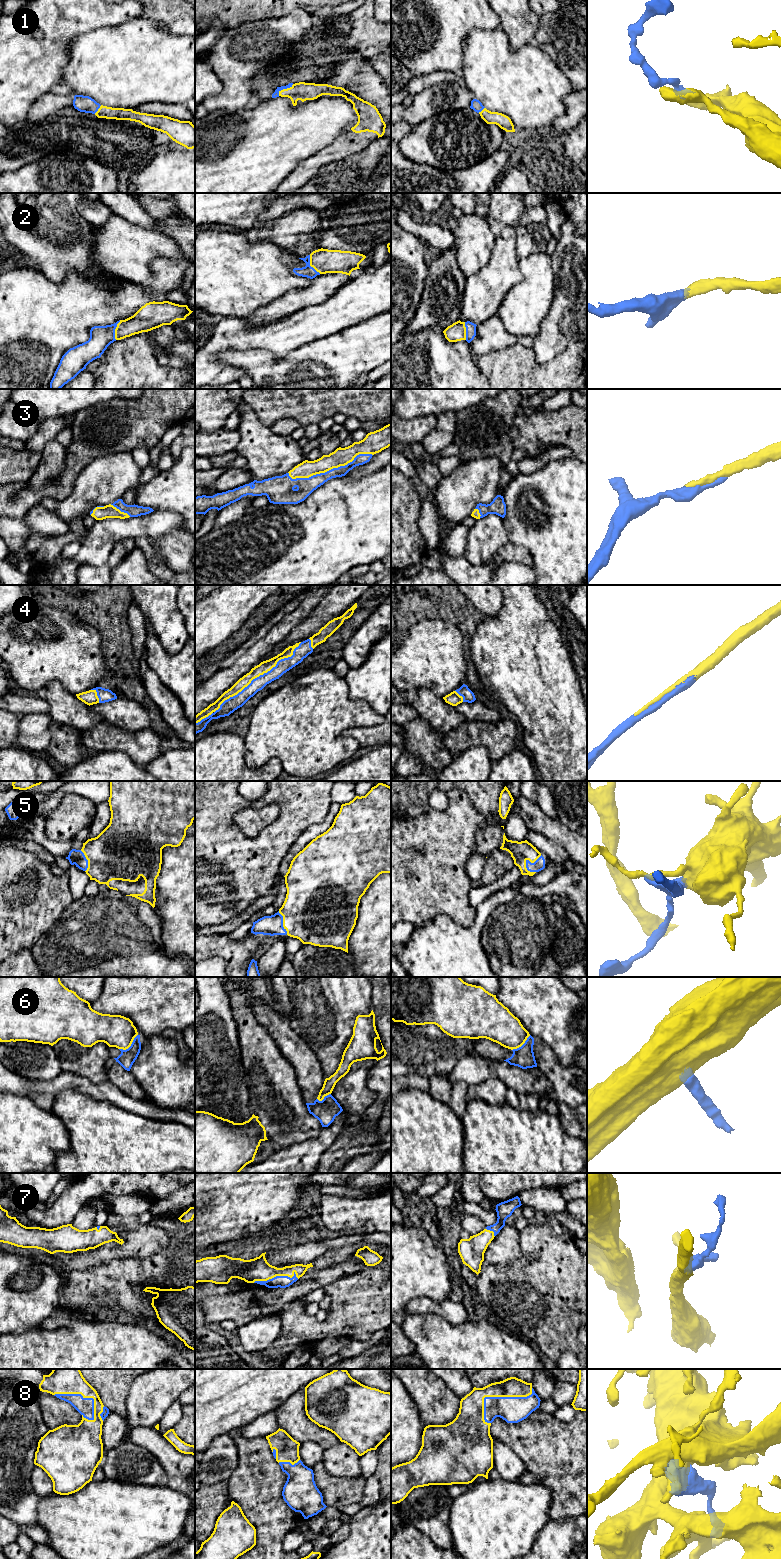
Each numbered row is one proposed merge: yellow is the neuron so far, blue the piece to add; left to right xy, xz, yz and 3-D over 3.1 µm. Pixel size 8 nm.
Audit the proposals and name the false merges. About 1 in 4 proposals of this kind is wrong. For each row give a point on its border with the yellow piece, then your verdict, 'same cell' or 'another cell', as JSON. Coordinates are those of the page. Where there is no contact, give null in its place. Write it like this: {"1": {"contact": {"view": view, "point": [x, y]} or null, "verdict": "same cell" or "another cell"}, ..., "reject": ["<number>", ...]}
{"1": {"contact": {"view": "xz", "point": [284, 89]}, "verdict": "same cell"}, "2": {"contact": {"view": "xz", "point": [310, 265]}, "verdict": "same cell"}, "3": {"contact": {"view": "xz", "point": [330, 469]}, "verdict": "same cell"}, "4": {"contact": {"view": "xz", "point": [259, 675]}, "verdict": "same cell"}, "5": {"contact": {"view": "yz", "point": [528, 859]}, "verdict": "same cell"}, "6": {"contact": {"view": "xy", "point": [130, 1045]}, "verdict": "another cell"}, "7": {"contact": {"view": "xz", "point": [275, 1276]}, "verdict": "same cell"}, "8": {"contact": {"view": "yz", "point": [498, 1396]}, "verdict": "same cell"}, "reject": ["6"]}

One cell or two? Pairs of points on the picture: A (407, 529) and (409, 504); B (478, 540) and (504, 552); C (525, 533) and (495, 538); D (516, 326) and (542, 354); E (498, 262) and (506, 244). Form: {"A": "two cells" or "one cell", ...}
{"A": "one cell", "B": "two cells", "C": "two cells", "D": "two cells", "E": "one cell"}

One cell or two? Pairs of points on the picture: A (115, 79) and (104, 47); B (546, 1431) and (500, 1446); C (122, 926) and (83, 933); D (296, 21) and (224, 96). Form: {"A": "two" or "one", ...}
{"A": "one", "B": "two", "C": "one", "D": "one"}

